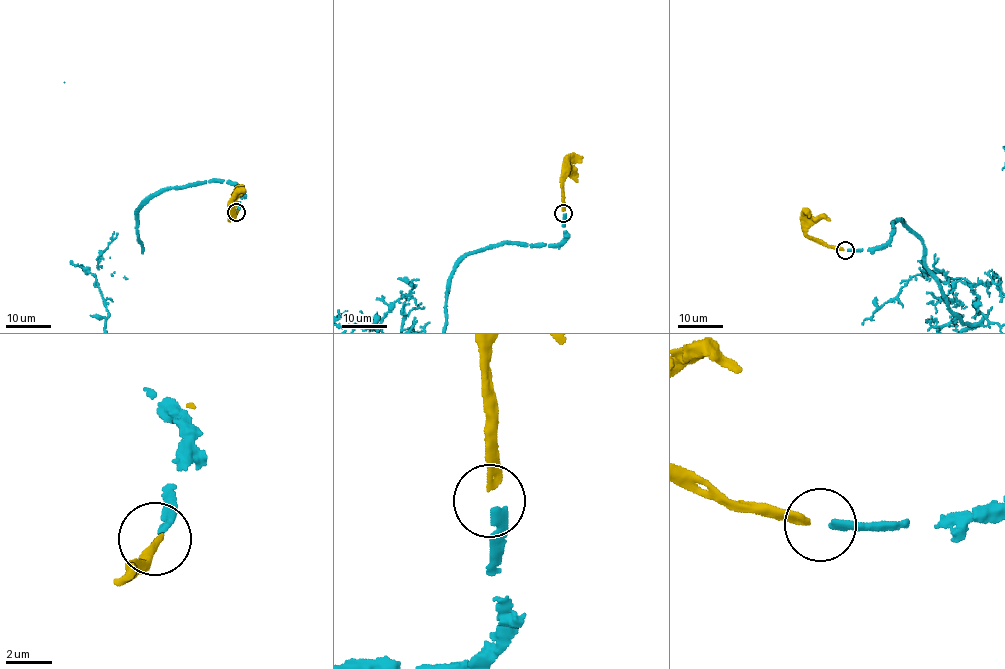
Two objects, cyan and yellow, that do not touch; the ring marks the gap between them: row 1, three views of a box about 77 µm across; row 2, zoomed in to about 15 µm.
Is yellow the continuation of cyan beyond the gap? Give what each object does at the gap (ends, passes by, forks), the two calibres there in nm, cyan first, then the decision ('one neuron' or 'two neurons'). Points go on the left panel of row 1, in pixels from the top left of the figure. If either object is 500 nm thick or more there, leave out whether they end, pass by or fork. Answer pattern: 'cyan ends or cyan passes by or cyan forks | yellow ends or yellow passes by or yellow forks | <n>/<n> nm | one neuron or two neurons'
cyan ends | yellow ends | 360/320 nm | one neuron

